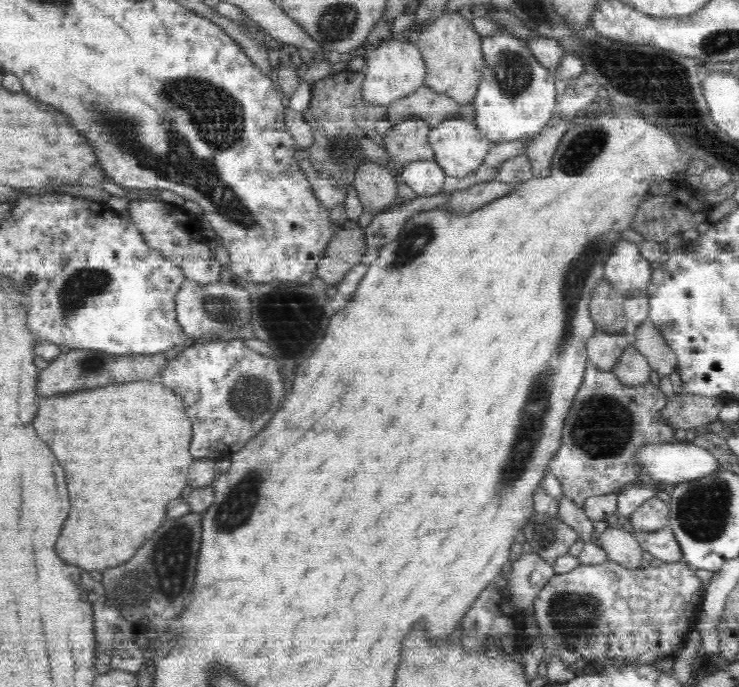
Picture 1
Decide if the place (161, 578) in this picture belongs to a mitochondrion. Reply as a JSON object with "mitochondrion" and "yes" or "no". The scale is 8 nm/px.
{"mitochondrion":"yes"}

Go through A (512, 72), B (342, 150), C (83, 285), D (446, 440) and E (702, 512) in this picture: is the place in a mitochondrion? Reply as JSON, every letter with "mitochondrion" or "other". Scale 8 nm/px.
{"A":"mitochondrion","B":"mitochondrion","C":"mitochondrion","D":"other","E":"mitochondrion"}

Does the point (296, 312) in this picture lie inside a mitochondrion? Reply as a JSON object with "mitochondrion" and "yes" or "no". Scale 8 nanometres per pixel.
{"mitochondrion":"yes"}

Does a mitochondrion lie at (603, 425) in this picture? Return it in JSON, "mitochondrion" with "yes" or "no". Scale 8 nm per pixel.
{"mitochondrion":"yes"}

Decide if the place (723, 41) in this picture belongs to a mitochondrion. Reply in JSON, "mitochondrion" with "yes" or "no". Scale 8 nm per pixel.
{"mitochondrion":"yes"}

